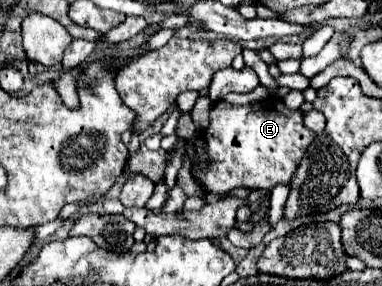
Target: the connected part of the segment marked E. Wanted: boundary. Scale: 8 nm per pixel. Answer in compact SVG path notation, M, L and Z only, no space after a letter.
M268 97L244 107L216 101L210 111L210 125L202 133L212 163L196 175L196 181L206 193L218 195L236 187L270 191L278 183L290 183L314 137L316 135L302 125L302 111L290 111L280 97Z

